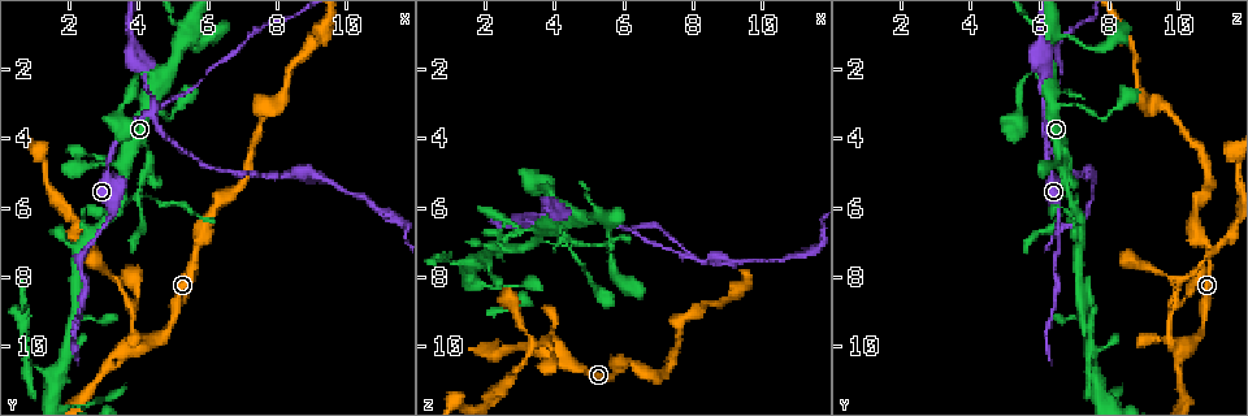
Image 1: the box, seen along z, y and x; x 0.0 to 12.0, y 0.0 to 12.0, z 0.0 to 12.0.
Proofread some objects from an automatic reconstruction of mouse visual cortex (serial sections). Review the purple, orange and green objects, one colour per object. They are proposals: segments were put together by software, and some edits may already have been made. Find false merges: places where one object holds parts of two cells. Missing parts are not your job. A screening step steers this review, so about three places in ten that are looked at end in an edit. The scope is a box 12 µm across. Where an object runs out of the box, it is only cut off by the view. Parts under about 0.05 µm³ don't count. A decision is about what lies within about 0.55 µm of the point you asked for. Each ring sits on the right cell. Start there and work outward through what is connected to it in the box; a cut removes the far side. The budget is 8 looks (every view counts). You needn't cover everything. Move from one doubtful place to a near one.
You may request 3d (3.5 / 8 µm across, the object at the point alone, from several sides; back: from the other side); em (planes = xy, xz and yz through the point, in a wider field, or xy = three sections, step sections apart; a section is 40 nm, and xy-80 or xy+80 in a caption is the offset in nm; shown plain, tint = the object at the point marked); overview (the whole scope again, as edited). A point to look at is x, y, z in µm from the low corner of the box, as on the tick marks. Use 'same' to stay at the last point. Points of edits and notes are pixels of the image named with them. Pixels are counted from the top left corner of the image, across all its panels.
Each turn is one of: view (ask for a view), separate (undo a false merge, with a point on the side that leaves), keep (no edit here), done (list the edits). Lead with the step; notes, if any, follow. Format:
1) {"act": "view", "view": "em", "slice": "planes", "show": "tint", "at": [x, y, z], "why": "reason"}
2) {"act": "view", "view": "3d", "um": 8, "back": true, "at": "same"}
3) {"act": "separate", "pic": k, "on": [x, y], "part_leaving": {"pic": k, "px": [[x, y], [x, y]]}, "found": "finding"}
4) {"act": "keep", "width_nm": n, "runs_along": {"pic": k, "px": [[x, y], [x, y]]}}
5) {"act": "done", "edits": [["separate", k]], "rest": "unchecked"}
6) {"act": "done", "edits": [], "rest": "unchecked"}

{"act": "view", "view": "3d", "um": 3.5, "at": [2.2, 7.5, 6.4], "why": "sharp bend"}

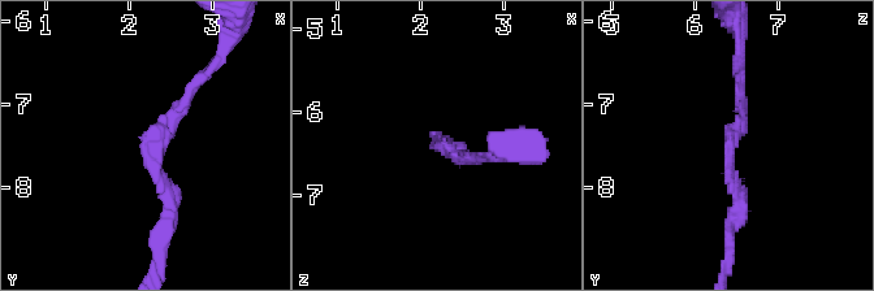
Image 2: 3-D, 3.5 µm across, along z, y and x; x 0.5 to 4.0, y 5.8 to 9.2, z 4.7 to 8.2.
{"act": "view", "view": "em", "slice": "planes", "show": "tint", "at": [2.20, 7.50, 6.45]}

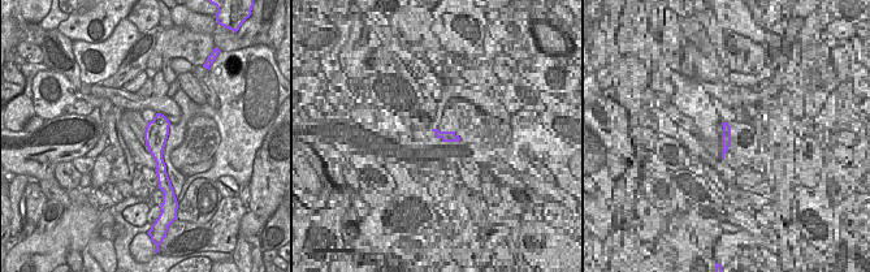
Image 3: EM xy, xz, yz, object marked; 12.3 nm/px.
{"act": "keep", "arm_widths_nm": [150, 200], "runs_along": {"pic": 2, "px": [[199, 78], [148, 142], [168, 226]]}, "found": "one cell here"}

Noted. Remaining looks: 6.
{"act": "view", "view": "3d", "um": 3.5, "back": true, "at": [2.2, 9.0, 7.3], "why": "a fork"}

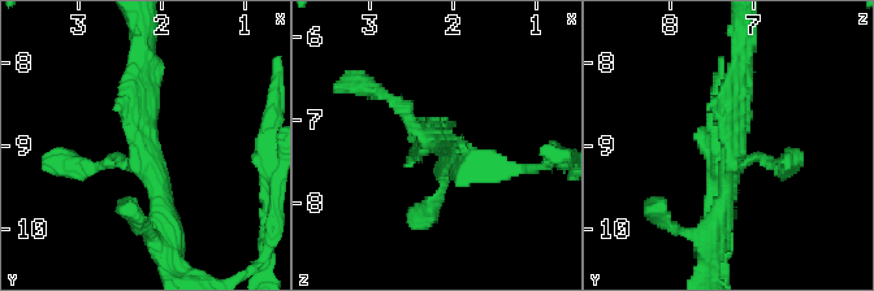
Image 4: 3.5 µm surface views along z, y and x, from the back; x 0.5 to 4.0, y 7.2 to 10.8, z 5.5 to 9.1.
{"act": "view", "view": "em", "slice": "planes", "show": "tint", "at": [2.25, 9.10, 7.25], "why": "need the tissue"}

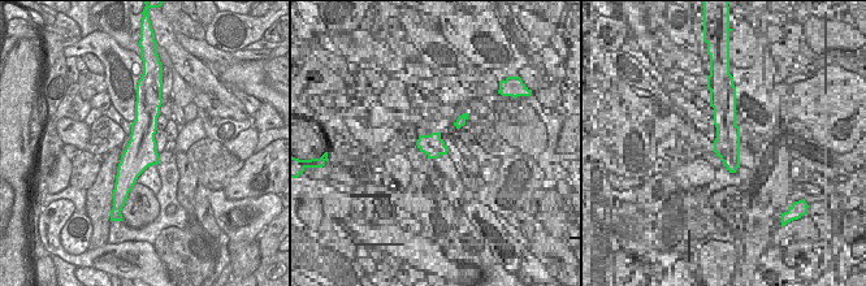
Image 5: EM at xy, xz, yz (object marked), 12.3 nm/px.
{"act": "view", "view": "em", "slice": "xy", "step": 3, "show": "tint", "at": "same"}

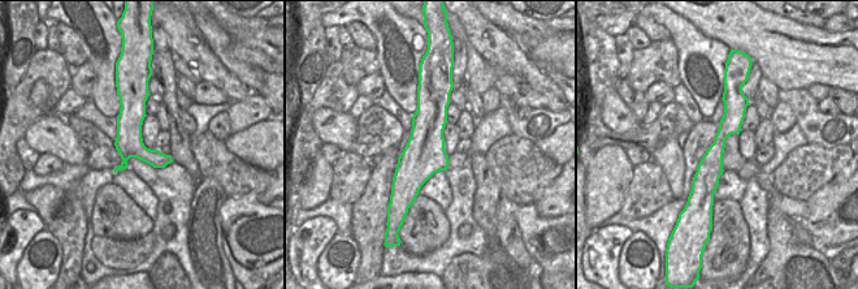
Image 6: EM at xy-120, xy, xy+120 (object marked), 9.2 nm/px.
{"act": "keep", "runs_along": {"pic": 6, "px": [[729, 91], [709, 199]]}, "found": "one cell here"}

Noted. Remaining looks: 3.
{"act": "view", "view": "3d", "um": 3.5, "at": [0.9, 10.5, 7.5], "why": "narrows sharply"}

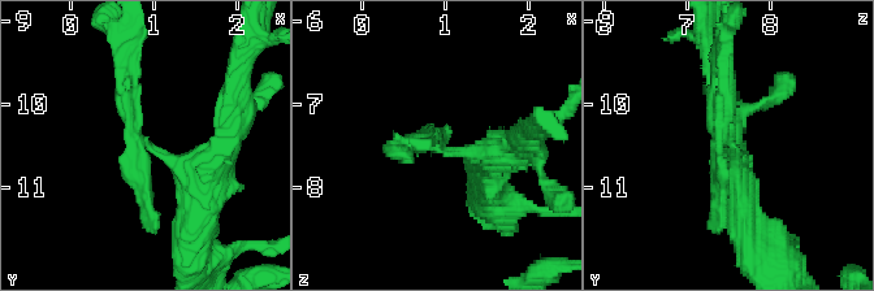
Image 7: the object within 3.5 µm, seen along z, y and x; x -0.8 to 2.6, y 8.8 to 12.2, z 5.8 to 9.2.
{"act": "view", "view": "em", "slice": "xy", "step": 5, "show": "tint", "at": [0.90, 10.40, 7.50], "why": "need the tissue"}

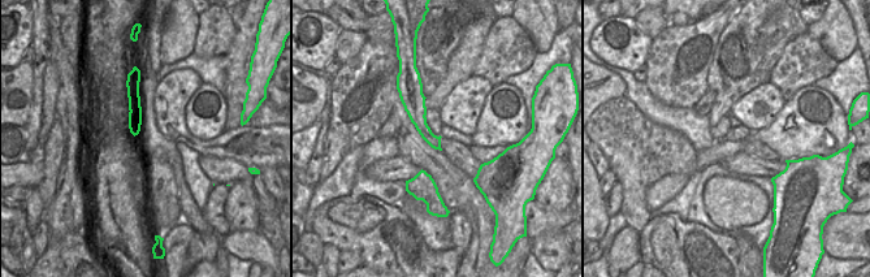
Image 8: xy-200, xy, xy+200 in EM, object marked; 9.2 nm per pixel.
{"act": "keep", "runs_along": {"pic": 8, "px": [[416, 86], [418, 118], [437, 146]]}, "found": "one cell here"}

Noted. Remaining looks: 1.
{"act": "done", "edits": [], "rest": "unchecked"}

